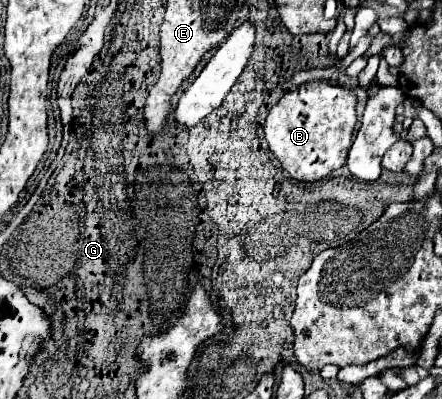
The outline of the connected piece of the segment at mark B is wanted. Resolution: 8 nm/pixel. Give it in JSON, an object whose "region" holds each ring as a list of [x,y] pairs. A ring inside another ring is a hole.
{"region":[[[329,79],[309,81],[285,93],[269,111],[265,121],[265,139],[269,149],[281,161],[283,169],[297,181],[319,181],[347,161],[353,143],[357,113],[355,93],[351,89],[331,83]]]}

